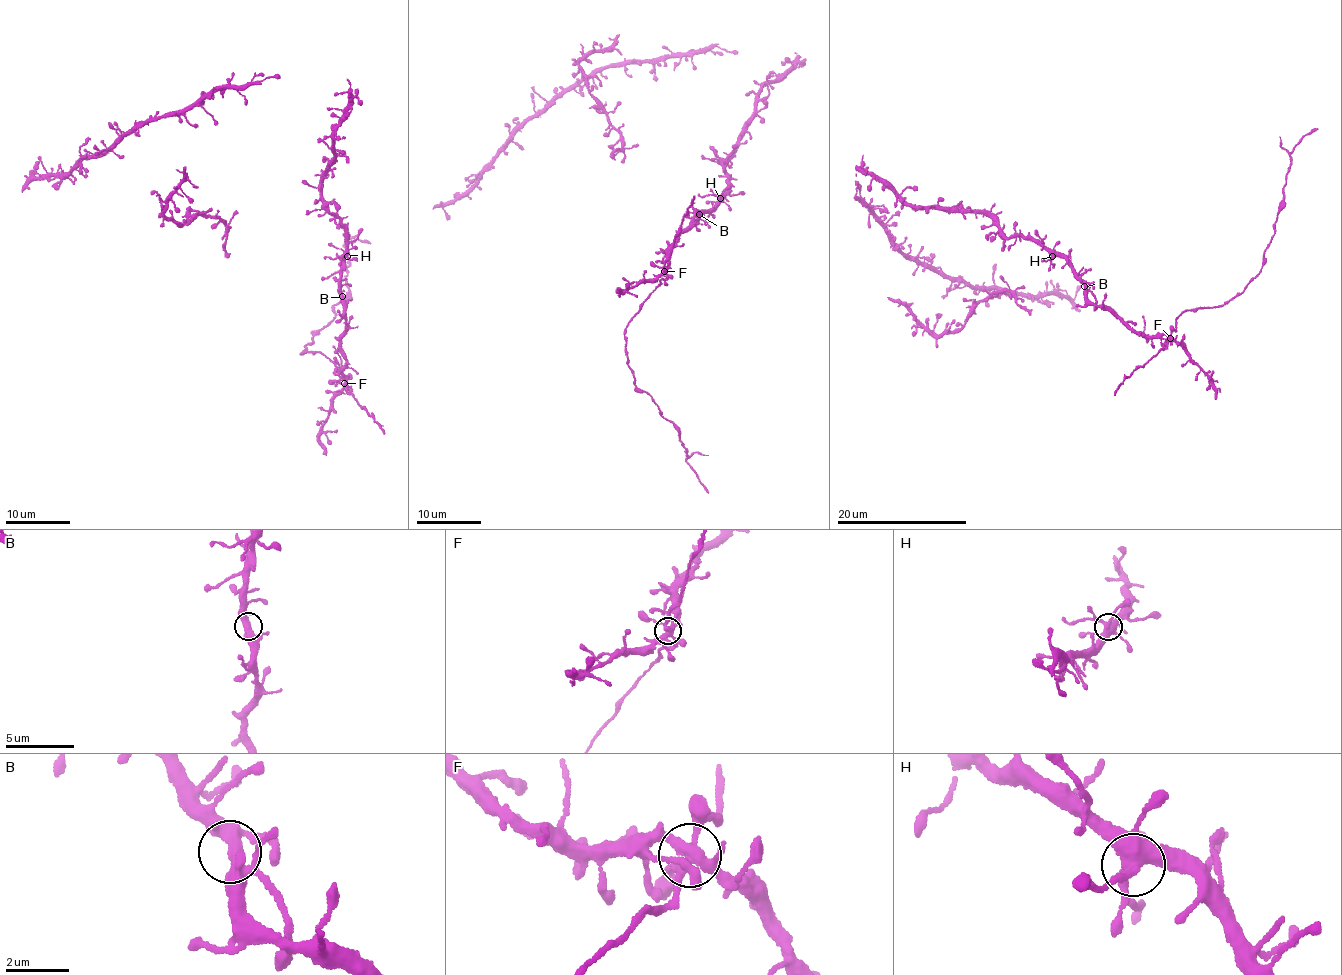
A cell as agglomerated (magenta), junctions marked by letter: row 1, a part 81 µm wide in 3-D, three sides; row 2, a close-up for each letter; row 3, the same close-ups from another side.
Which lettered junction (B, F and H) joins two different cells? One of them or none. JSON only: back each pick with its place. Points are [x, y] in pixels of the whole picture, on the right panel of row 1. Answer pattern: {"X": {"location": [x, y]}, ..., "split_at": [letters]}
{"split_at": []}

